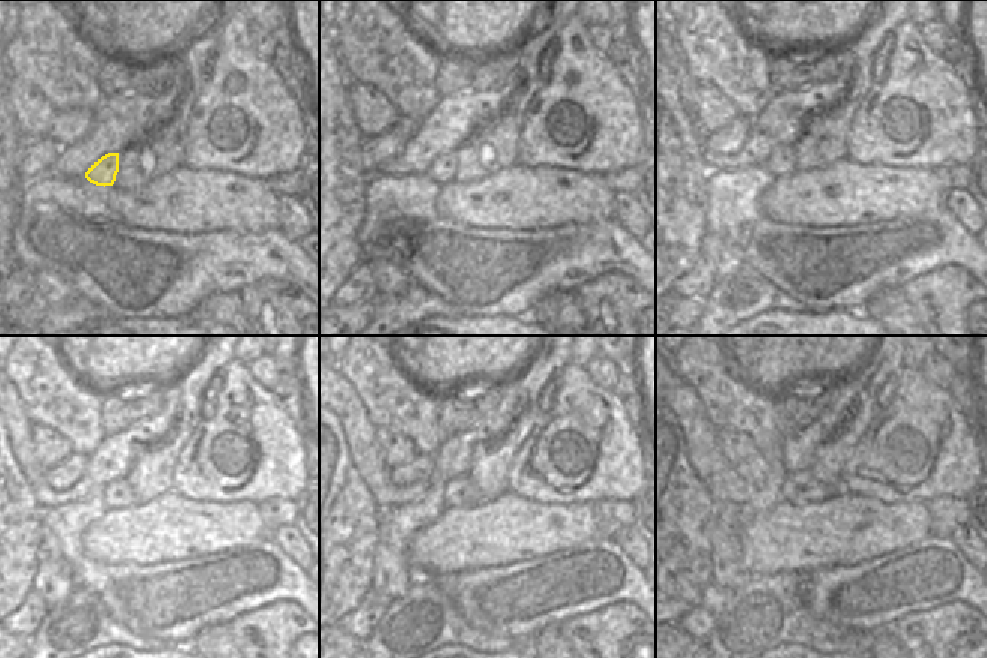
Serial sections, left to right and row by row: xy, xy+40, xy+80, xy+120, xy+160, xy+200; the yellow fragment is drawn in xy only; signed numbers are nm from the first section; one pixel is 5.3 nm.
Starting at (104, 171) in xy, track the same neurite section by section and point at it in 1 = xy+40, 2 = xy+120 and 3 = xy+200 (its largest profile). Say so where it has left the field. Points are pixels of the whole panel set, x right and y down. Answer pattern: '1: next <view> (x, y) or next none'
1: next xy+40 (441, 170)
2: next xy+120 (113, 498)
3: next xy+200 (786, 495)

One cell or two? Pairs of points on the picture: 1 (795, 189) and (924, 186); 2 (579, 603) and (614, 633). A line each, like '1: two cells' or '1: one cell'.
1: one cell
2: two cells

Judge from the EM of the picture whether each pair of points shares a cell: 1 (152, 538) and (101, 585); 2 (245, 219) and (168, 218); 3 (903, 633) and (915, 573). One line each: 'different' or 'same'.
1: different
2: same
3: different

